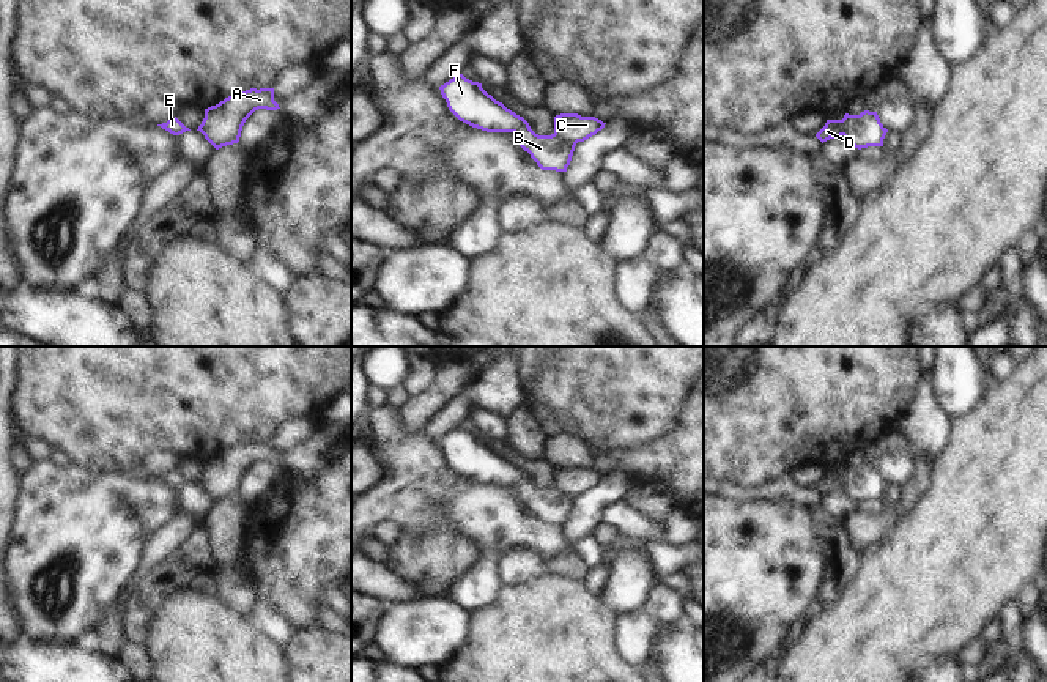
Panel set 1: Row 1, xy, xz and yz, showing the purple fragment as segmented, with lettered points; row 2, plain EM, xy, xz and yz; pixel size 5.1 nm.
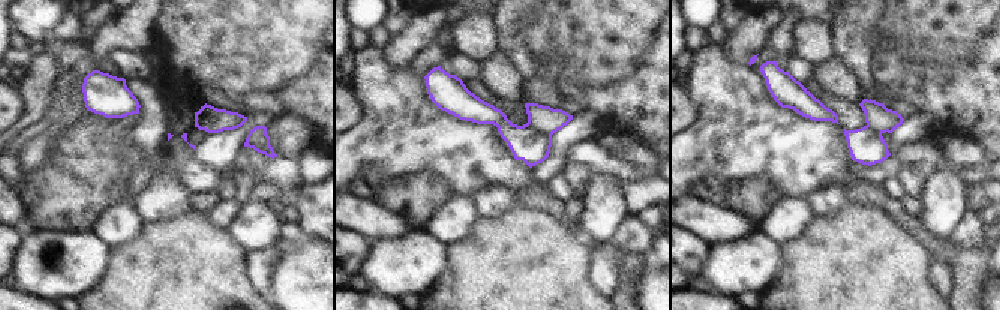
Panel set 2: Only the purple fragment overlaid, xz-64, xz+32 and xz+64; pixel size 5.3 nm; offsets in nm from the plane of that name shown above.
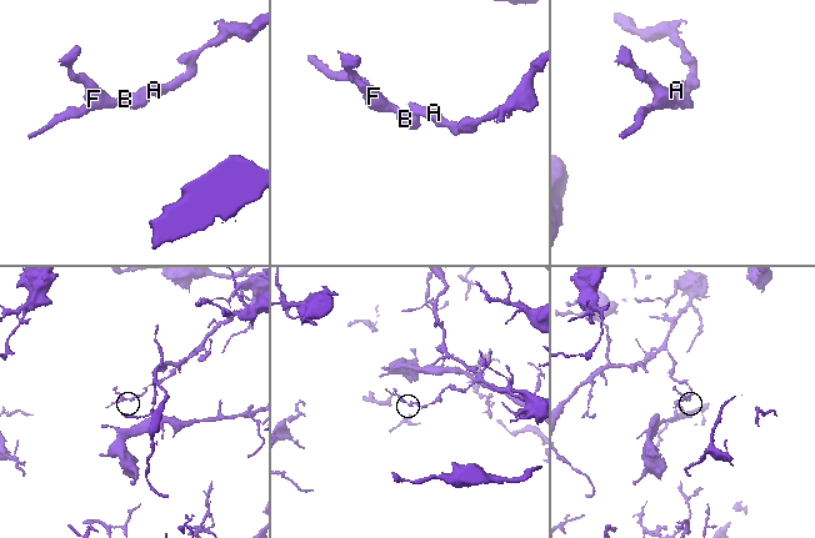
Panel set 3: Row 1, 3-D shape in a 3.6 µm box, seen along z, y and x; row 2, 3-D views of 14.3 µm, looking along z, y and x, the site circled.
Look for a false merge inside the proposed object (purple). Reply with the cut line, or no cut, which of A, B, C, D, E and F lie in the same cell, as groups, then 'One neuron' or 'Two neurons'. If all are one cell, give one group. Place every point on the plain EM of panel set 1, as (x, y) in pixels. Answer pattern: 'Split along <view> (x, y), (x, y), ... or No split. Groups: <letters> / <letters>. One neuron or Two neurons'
Split along xz (554, 484), (575, 496). Groups: A C D / B E F. Two neurons.

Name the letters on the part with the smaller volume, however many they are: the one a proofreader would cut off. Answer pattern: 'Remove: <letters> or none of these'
Remove: B, E, F

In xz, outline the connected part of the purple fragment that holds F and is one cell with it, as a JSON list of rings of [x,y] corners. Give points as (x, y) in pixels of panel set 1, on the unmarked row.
[[[463,427],[439,439],[449,463],[463,476],[487,485],[515,485],[520,499],[542,523],[567,524],[576,496],[559,487],[538,488],[529,476]]]

